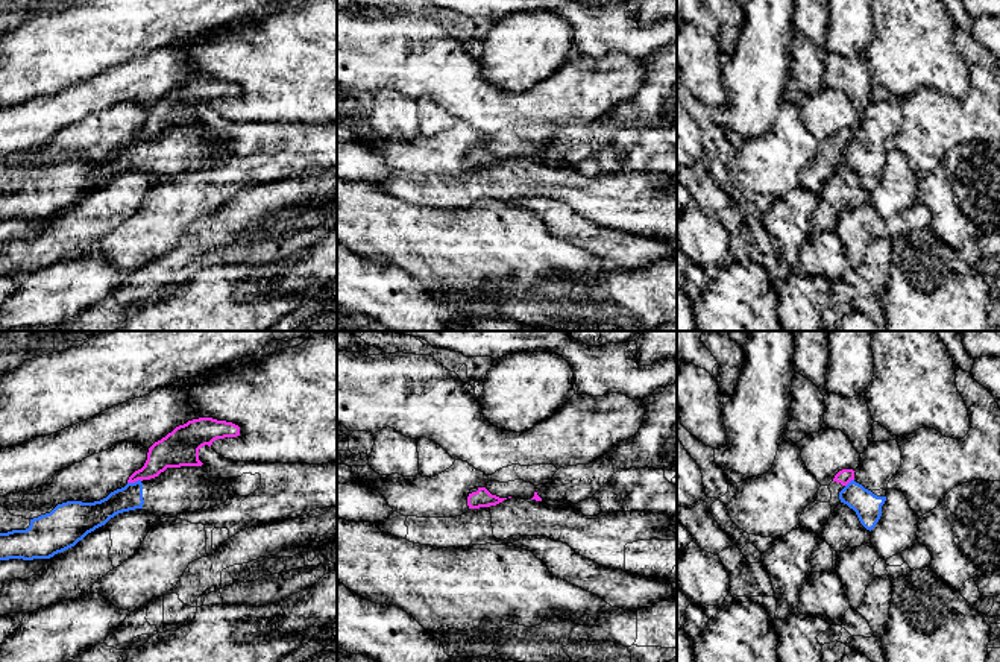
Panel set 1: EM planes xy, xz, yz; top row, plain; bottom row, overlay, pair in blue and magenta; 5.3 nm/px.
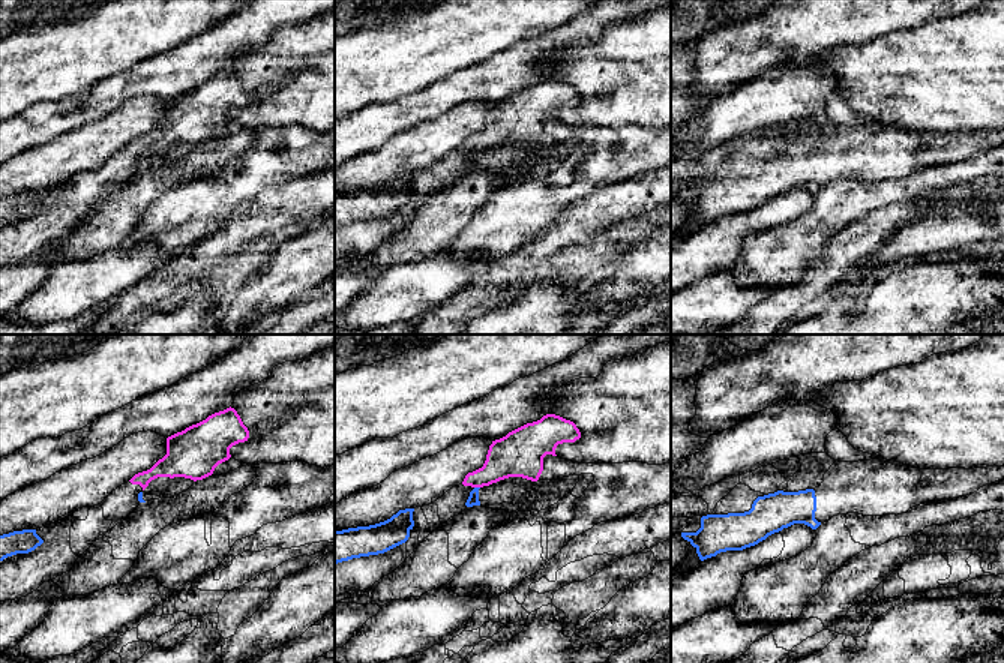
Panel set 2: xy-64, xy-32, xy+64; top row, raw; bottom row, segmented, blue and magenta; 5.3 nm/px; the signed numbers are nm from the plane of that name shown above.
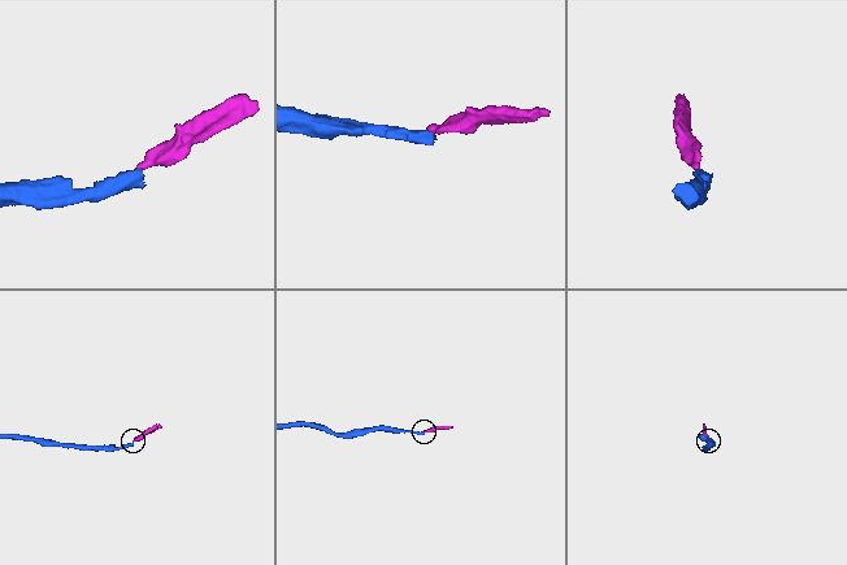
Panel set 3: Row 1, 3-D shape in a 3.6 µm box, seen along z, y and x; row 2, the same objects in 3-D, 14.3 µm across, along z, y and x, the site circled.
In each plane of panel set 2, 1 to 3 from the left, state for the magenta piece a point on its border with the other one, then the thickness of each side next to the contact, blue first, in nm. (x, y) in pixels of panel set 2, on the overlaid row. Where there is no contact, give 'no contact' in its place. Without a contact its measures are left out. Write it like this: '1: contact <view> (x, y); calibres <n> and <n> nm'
1: no contact
2: contact xy-32 (477, 488); calibres 60 and 220 nm
3: no contact

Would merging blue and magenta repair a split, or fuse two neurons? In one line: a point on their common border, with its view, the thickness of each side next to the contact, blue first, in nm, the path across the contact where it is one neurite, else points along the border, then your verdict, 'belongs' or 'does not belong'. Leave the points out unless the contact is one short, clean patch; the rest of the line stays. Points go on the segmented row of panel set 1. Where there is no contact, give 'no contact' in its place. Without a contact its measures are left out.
meets blue in xy at (135, 482); 130 nm thick on the blue side, 180 nm on the other; border along xy (141, 480), (128, 483); does not belong

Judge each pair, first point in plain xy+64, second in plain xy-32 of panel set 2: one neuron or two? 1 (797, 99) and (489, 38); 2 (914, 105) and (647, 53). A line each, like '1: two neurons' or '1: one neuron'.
1: two neurons
2: one neuron

